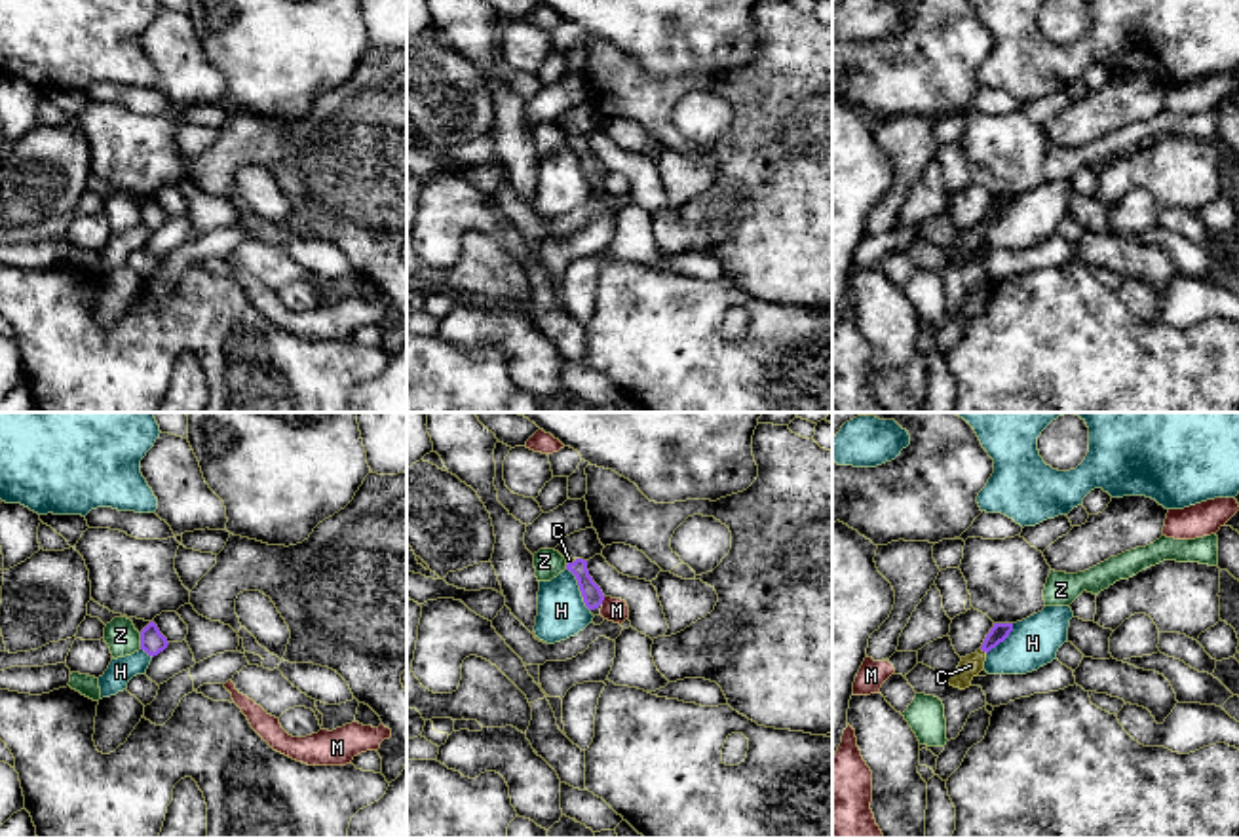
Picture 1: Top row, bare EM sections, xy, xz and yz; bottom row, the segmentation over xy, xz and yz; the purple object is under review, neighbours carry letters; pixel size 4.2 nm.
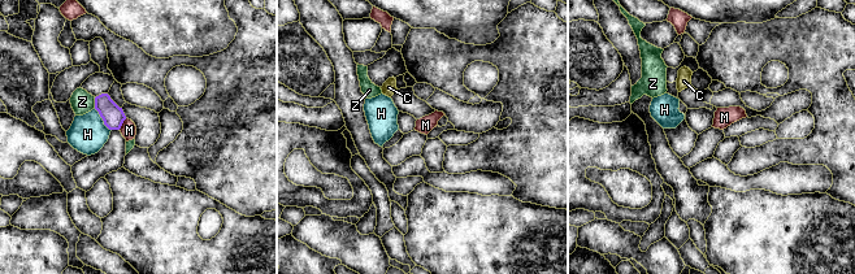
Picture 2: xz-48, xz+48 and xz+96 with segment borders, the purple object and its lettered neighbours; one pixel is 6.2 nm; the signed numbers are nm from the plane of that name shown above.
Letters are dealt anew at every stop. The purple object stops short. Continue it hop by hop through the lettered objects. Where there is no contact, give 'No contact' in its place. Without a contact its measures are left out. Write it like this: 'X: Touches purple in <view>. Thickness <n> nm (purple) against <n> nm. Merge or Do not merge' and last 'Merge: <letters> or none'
C: Touches purple in yz. Thickness 80 nm (purple) against 90 nm. Merge
H: Touches purple in xz. Thickness 90 nm (purple) against 200 nm. Do not merge
M: Touches purple in xz. Thickness 90 nm (purple) against 100 nm. Do not merge
Z: Touches purple in xy. Thickness 100 nm (purple) against 140 nm. Do not merge
Merge: C

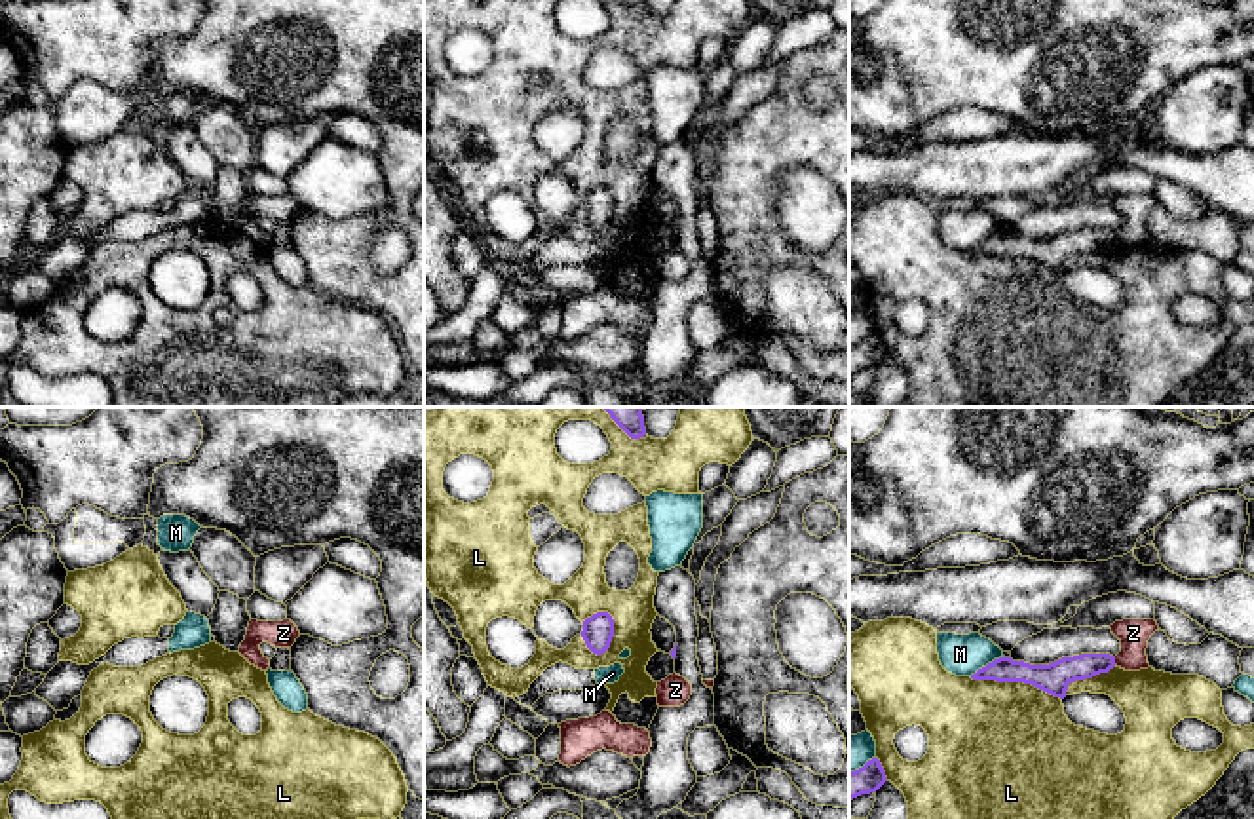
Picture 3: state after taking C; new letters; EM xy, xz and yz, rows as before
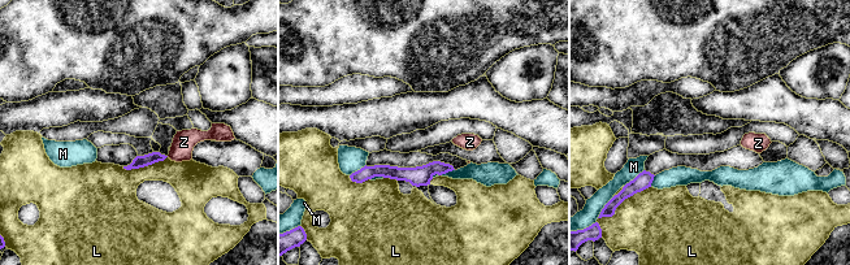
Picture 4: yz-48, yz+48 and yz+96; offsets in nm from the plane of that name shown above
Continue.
L: Touches purple in xz. Thickness 130 nm (purple) against 180 nm. Do not merge
M: Touches purple in yz. Thickness 110 nm (purple) against 180 nm. Do not merge
Z: Touches purple in yz. Thickness 120 nm (purple) against 130 nm. Do not merge
Merge: none

